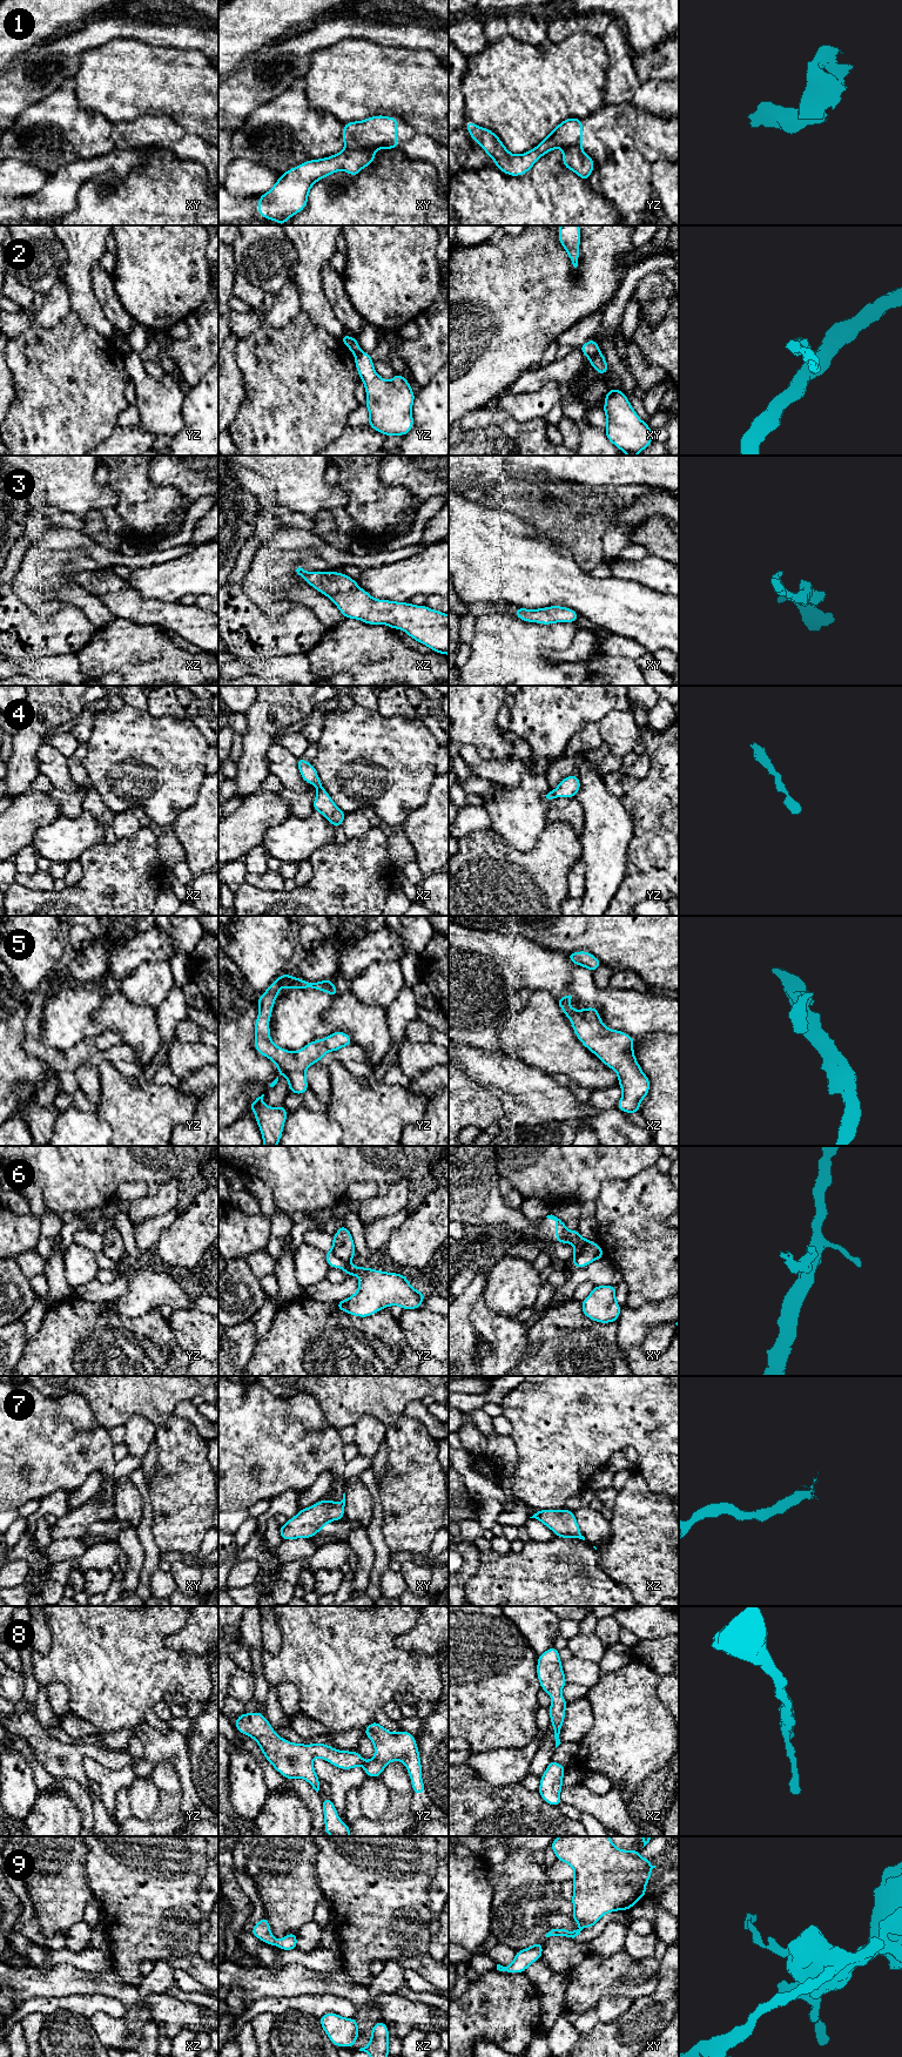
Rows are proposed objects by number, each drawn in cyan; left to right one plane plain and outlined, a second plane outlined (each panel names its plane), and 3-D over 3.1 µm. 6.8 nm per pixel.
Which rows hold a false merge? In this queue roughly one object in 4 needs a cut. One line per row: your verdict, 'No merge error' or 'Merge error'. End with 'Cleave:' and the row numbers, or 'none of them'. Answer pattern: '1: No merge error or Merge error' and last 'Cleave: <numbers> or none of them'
1: Merge error
2: Merge error
3: No merge error
4: No merge error
5: No merge error
6: Merge error
7: No merge error
8: No merge error
9: No merge error
Cleave: 1, 2, 6

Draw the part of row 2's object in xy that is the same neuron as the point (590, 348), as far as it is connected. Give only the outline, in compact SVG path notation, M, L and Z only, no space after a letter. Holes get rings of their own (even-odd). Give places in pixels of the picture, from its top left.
M594 338L590 339L585 344L578 348L586 357L591 357L600 352L600 346L597 344Z

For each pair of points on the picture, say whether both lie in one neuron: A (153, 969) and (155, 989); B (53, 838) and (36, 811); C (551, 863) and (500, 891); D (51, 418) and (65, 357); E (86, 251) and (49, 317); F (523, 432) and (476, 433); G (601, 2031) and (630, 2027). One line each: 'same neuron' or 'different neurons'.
A: same neuron
B: different neurons
C: same neuron
D: same neuron
E: different neurons
F: same neuron
G: same neuron

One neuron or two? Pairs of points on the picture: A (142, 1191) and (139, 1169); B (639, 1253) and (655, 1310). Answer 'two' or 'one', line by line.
A: two
B: two

